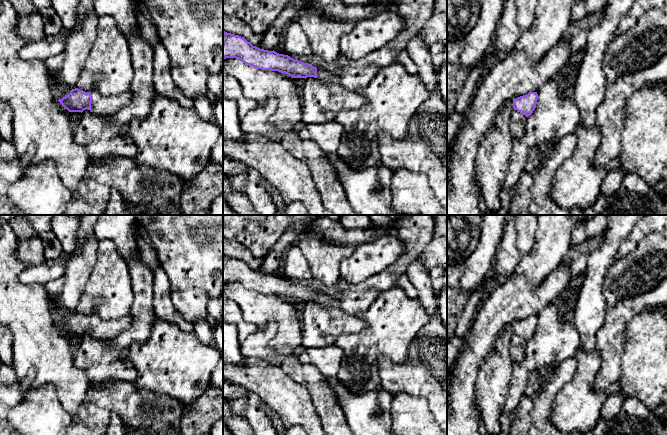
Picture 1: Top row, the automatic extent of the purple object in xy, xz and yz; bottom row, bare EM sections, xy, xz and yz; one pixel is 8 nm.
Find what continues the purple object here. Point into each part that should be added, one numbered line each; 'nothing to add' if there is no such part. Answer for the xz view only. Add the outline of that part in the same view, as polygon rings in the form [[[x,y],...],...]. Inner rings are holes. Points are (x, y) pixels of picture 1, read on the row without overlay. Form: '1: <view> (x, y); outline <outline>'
1: xz (321, 299); outline [[[317,293],[317,303],[320,305],[339,305],[339,301],[330,296]]]

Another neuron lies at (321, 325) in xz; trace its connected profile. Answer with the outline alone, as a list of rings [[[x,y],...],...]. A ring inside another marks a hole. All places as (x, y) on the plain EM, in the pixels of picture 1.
[[[307,301],[300,313],[302,345],[304,348],[324,348],[335,345],[336,339],[344,333],[358,333],[366,328],[366,323],[346,313],[339,305],[320,305]]]

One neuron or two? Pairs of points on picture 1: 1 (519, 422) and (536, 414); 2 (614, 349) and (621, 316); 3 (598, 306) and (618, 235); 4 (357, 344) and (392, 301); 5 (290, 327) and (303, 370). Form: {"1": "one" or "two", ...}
{"1": "two", "2": "one", "3": "one", "4": "one", "5": "two"}

